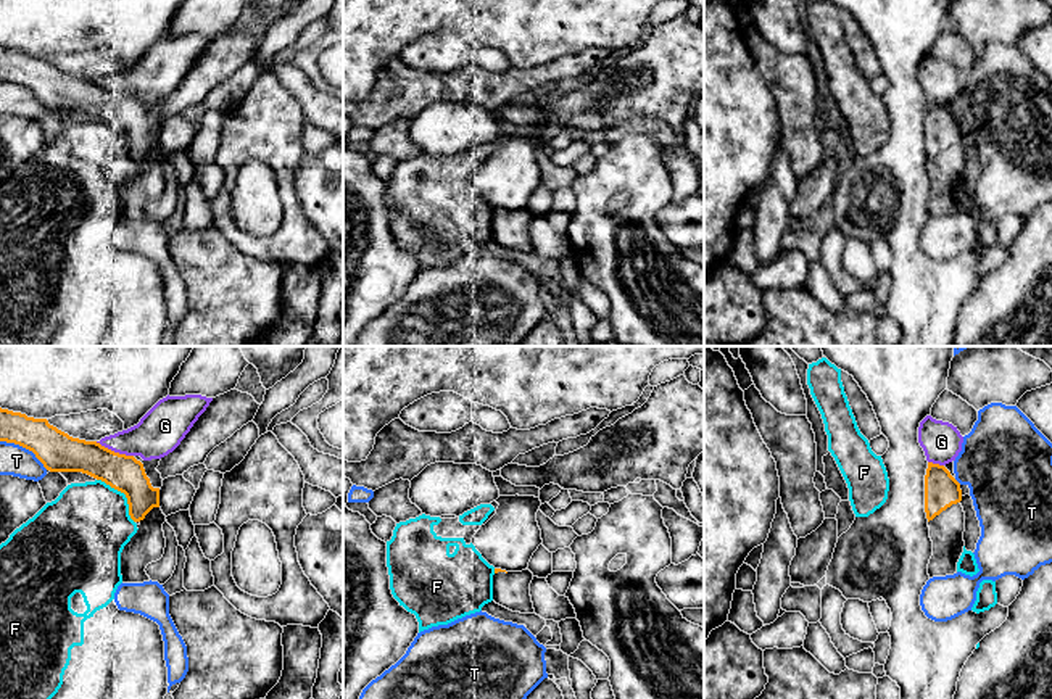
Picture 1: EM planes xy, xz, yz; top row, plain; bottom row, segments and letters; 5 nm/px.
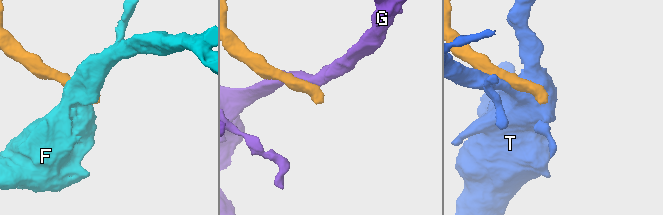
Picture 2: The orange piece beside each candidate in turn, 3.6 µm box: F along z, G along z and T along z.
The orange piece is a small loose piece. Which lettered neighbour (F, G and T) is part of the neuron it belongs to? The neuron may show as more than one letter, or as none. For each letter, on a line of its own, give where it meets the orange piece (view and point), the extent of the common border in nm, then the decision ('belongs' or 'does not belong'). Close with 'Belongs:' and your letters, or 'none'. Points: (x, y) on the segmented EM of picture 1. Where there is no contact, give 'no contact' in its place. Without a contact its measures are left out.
F: contact xy (124, 493); length 300 nm; does not belong
G: contact xy (113, 451); length 200 nm; does not belong
T: contact xy (24, 446); length 280 nm; does not belong
Belongs: none

